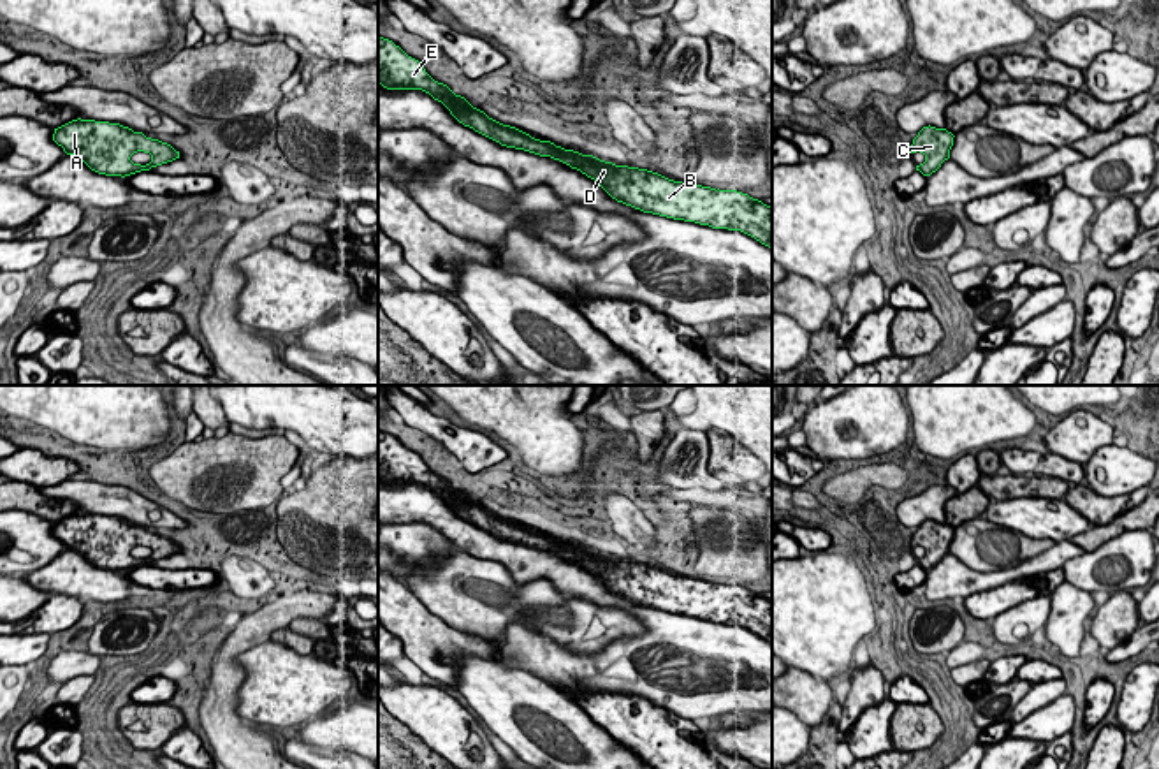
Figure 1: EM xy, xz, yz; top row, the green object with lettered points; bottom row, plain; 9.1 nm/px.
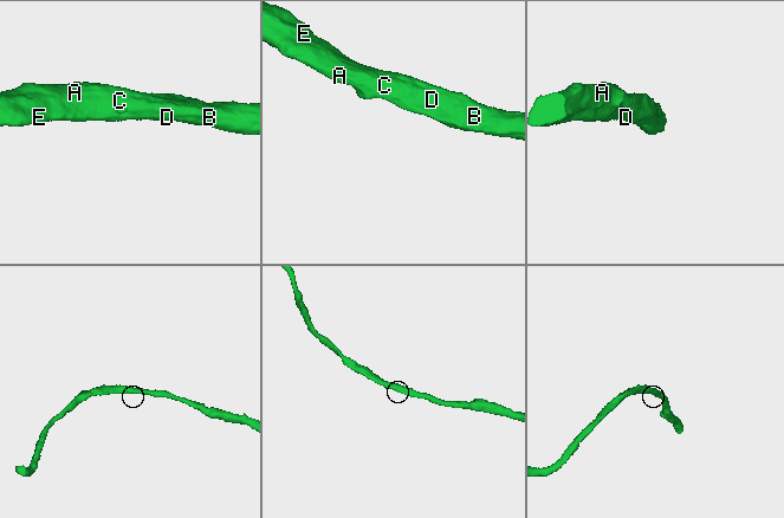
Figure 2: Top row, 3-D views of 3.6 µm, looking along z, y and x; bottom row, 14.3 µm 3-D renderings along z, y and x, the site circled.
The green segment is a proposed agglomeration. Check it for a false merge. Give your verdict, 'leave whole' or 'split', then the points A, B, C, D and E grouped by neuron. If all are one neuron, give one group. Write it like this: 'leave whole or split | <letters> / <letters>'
leave whole | A B C D E

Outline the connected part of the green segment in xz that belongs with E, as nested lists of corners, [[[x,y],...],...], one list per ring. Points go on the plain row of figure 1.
[[[378,431],[378,479],[387,484],[422,484],[441,496],[464,521],[501,540],[559,554],[594,574],[617,597],[674,614],[740,625],[772,642],[772,602],[762,595],[737,584],[674,575],[647,563],[616,560],[593,549],[565,544],[550,535],[535,533],[473,502],[447,479],[434,475],[419,454],[383,431]]]

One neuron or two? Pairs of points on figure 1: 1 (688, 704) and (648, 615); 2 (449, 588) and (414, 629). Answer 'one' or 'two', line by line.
1: one
2: two

